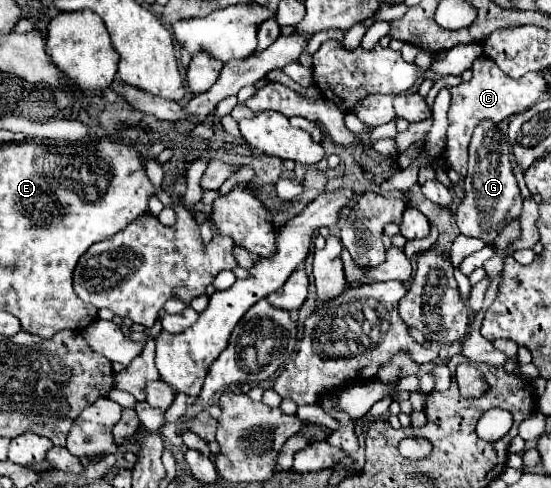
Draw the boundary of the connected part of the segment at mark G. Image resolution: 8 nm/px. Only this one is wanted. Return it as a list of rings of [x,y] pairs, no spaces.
[[[485,121],[473,131],[469,145],[469,171],[465,175],[463,189],[465,197],[455,213],[461,235],[477,237],[487,245],[493,245],[495,235],[499,235],[499,227],[507,223],[507,219],[517,219],[521,215],[523,201],[511,169],[511,147],[493,121]]]

